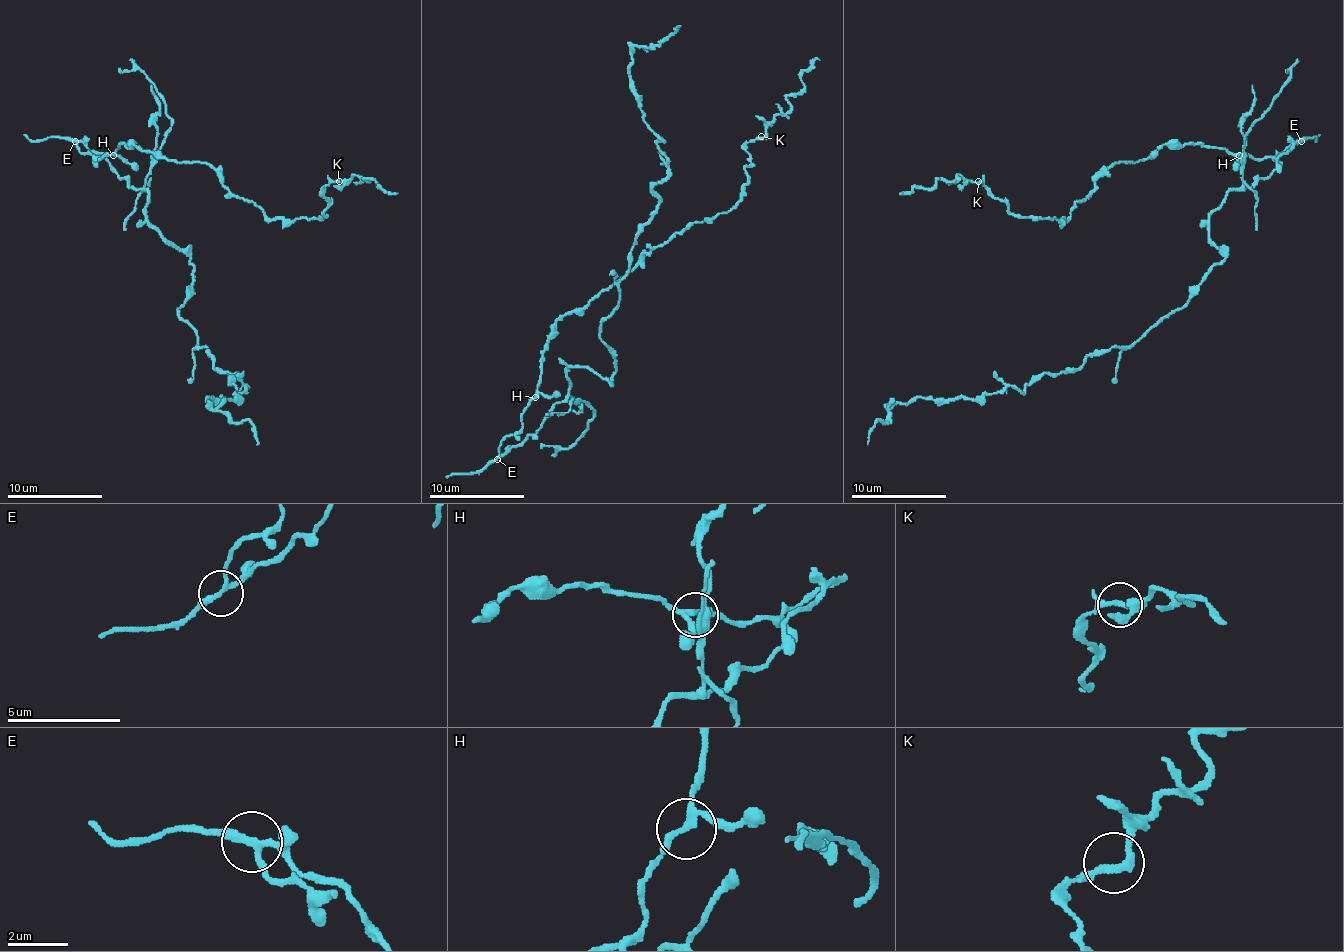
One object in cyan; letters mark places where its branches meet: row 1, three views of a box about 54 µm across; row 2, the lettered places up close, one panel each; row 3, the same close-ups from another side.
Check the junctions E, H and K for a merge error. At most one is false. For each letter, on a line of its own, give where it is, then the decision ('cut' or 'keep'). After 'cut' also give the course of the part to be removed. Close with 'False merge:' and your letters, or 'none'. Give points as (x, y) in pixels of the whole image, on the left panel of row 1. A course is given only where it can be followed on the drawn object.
E: at (75, 141); cut; foreign part runs (75, 141), (146, 191), (146, 217), (189, 257), (177, 312), (246, 386), (208, 397), (256, 445)
H: at (113, 155); keep
K: at (339, 181); keep
False merge: E

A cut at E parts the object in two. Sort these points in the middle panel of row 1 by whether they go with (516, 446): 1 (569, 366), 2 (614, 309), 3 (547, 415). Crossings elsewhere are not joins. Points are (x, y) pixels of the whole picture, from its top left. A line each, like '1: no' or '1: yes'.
1: yes
2: yes
3: yes

